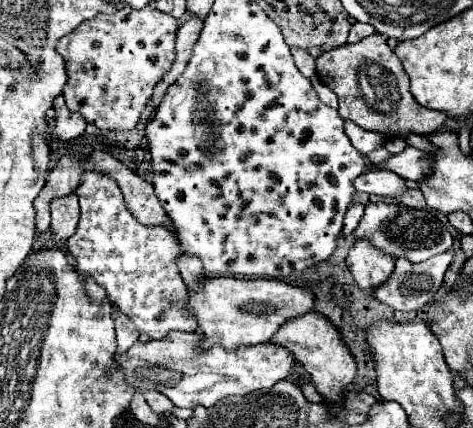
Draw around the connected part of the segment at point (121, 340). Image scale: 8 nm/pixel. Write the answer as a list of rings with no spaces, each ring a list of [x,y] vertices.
[[[113,312],[113,320],[115,320],[115,330],[117,330],[117,352],[115,354],[121,356],[123,352],[127,352],[127,348],[131,348],[139,340],[139,332],[127,320],[127,316],[121,316],[121,312]]]

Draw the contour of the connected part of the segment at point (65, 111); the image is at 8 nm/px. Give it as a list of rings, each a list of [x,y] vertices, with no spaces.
[[[63,96],[55,98],[55,124],[49,126],[49,132],[53,136],[53,140],[75,140],[77,136],[81,136],[85,132],[87,122],[83,120],[83,116],[79,112],[71,112],[69,108],[65,108],[65,100]]]

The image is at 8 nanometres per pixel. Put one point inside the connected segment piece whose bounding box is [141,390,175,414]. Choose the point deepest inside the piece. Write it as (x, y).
(159, 402)

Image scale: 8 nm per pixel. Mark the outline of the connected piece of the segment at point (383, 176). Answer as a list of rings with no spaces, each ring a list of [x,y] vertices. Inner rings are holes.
[[[369,170],[359,176],[359,180],[355,180],[355,188],[359,192],[377,194],[385,198],[397,198],[407,192],[405,180],[391,170]]]

